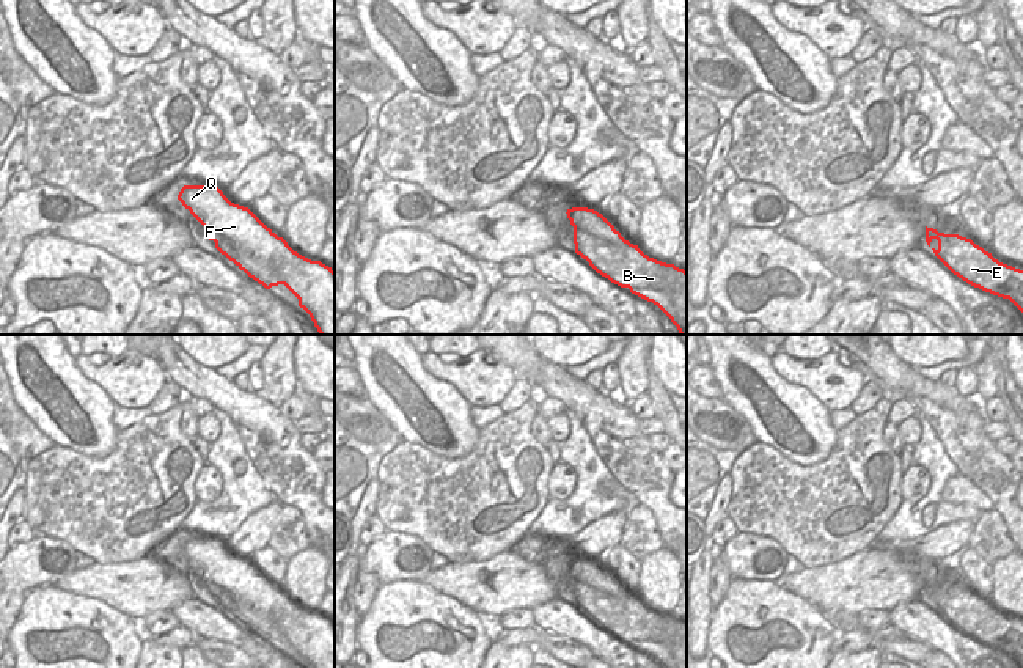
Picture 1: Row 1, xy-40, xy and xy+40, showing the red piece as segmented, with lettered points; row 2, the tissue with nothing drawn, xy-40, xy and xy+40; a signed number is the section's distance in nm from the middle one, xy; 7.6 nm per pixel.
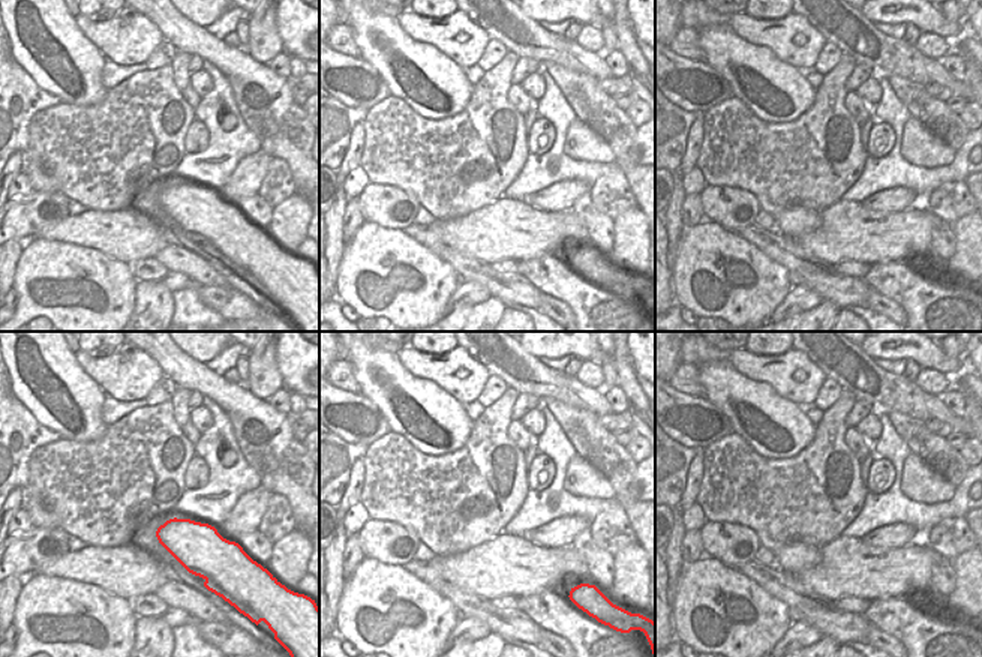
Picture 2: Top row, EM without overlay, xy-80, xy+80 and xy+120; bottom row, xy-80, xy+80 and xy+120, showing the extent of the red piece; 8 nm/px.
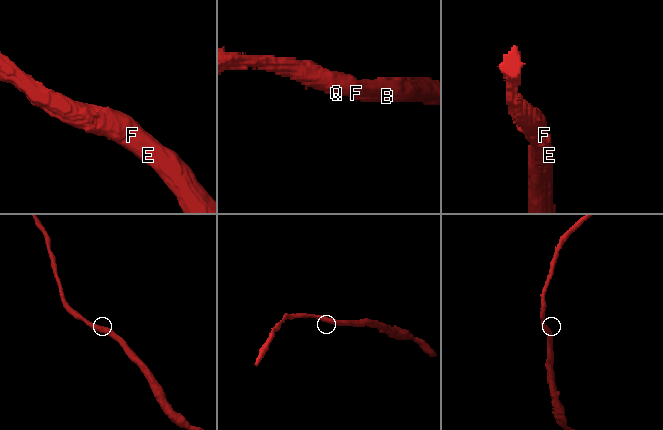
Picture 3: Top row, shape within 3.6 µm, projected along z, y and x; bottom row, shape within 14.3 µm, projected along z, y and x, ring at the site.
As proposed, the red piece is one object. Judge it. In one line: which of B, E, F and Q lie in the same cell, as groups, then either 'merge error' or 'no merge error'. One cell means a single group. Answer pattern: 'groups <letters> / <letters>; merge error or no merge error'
groups B E F Q; no merge error

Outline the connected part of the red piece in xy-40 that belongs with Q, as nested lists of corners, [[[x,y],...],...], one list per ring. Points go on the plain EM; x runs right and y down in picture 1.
[[[184,538],[178,552],[211,585],[209,593],[215,594],[215,600],[250,630],[266,641],[284,637],[310,668],[335,668],[335,624],[332,619],[294,604],[248,560],[231,555],[218,539]]]

